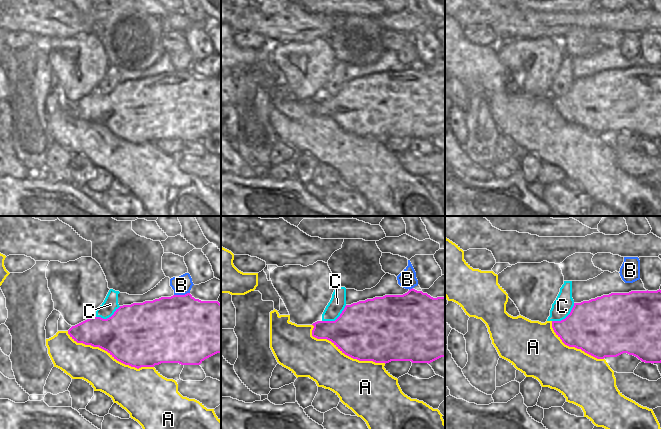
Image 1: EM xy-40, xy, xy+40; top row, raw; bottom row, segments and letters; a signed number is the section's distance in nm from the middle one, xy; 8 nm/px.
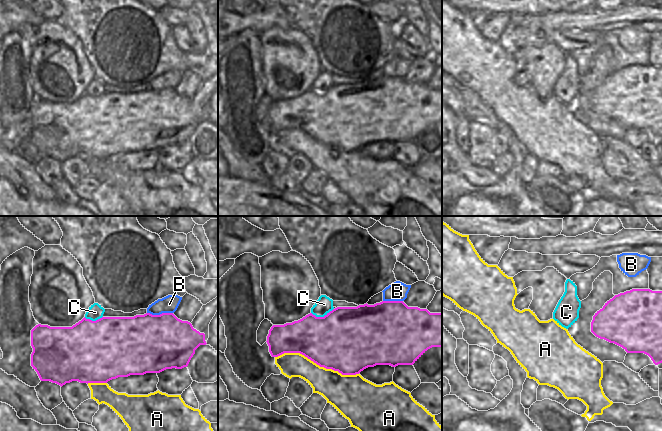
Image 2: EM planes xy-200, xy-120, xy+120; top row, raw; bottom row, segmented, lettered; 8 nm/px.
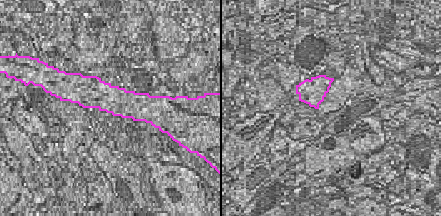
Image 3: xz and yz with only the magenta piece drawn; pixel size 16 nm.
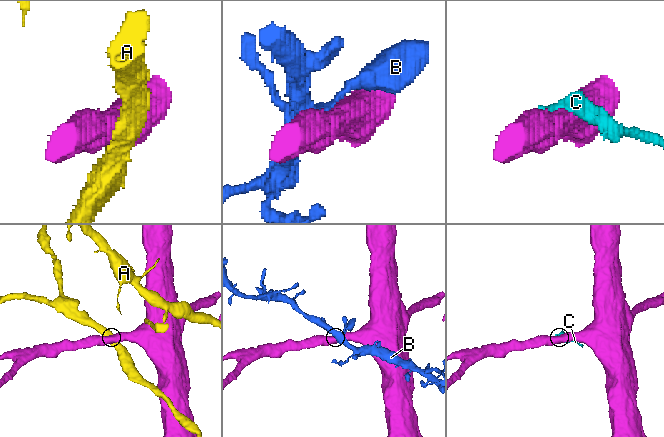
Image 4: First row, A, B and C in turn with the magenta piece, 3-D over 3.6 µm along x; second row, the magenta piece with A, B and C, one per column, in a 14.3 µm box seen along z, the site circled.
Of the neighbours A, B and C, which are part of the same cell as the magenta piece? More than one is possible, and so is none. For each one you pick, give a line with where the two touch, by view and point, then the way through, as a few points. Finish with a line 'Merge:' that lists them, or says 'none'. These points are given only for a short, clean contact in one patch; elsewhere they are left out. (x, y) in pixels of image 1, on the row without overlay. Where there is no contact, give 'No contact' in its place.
Merge: none.

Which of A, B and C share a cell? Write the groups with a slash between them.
A / B / C

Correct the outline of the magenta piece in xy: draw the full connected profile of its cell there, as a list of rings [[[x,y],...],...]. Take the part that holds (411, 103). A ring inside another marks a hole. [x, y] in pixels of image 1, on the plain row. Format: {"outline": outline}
{"outline": [[[413,64],[403,71],[385,71],[346,81],[335,97],[317,97],[312,101],[313,113],[331,117],[342,129],[359,137],[385,140],[391,137],[411,137],[429,140],[445,133],[445,73],[433,74]]]}

